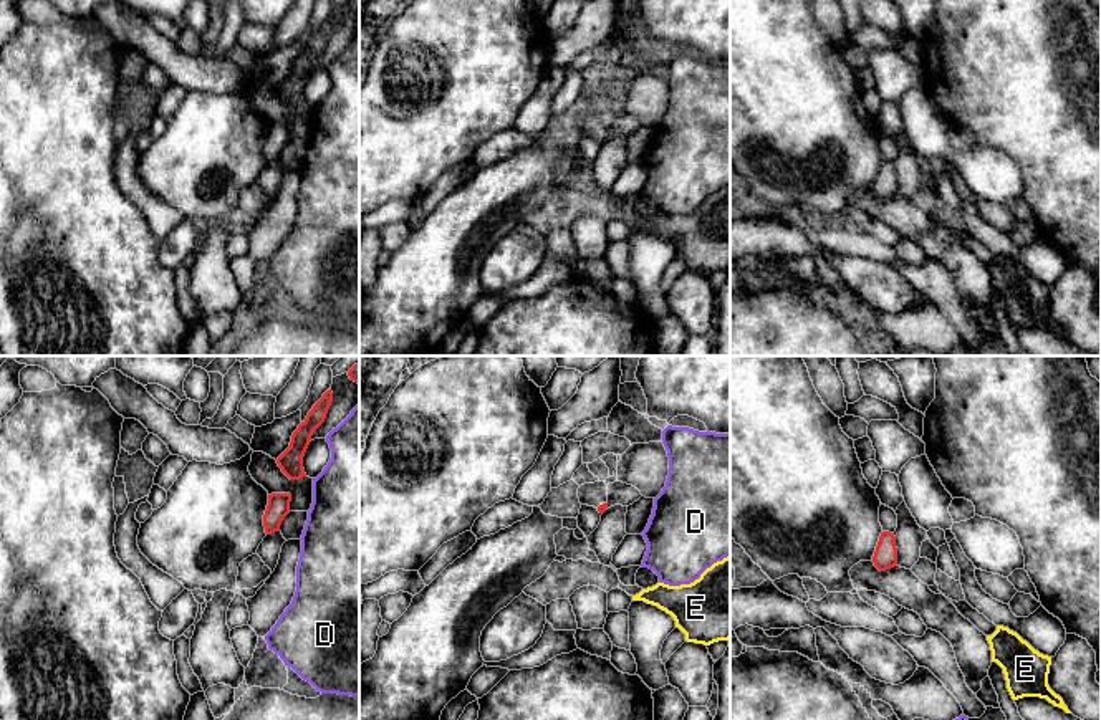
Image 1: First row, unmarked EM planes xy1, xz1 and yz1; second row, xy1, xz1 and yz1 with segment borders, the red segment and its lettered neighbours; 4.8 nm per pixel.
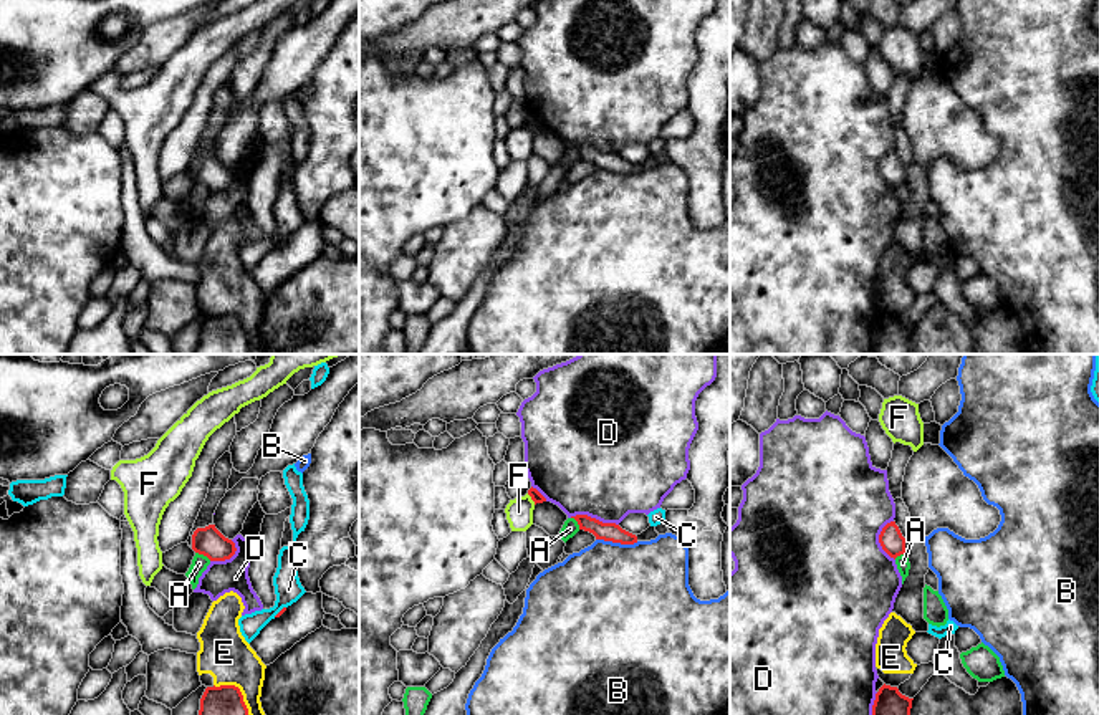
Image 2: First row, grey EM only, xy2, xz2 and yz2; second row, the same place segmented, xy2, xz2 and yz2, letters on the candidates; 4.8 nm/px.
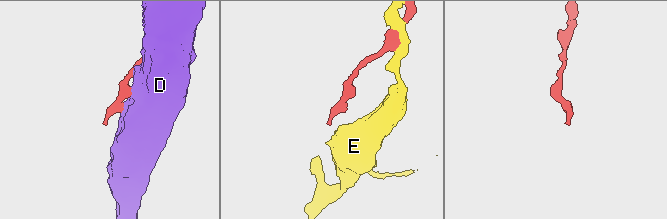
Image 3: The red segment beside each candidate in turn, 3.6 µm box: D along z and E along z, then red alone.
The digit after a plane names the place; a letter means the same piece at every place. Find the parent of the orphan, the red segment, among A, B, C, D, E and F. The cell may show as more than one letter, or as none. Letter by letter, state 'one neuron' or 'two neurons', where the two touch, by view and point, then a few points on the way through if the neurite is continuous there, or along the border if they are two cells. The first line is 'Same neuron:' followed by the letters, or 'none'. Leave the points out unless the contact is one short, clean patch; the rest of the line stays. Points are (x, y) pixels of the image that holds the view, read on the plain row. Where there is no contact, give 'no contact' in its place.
Same neuron: none
A: two neurons | xy2 (204, 184) | along xy2 (196, 181), (211, 189)
B: two neurons | xz2 (618, 171) | along xz2 (596, 167), (621, 172), (638, 171)
C: two neurons | xy2 (280, 240)
D: two neurons | xz2 (595, 148)
E: two neurons | xy2 (240, 323)
F: two neurons | xz2 (532, 128) | along xz2 (527, 123), (535, 133)

